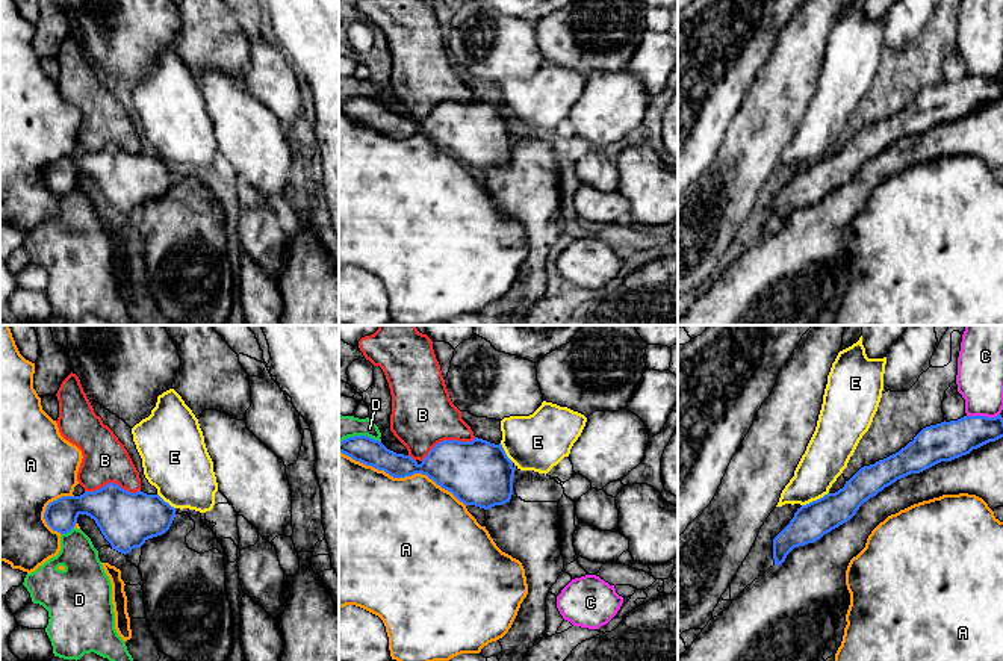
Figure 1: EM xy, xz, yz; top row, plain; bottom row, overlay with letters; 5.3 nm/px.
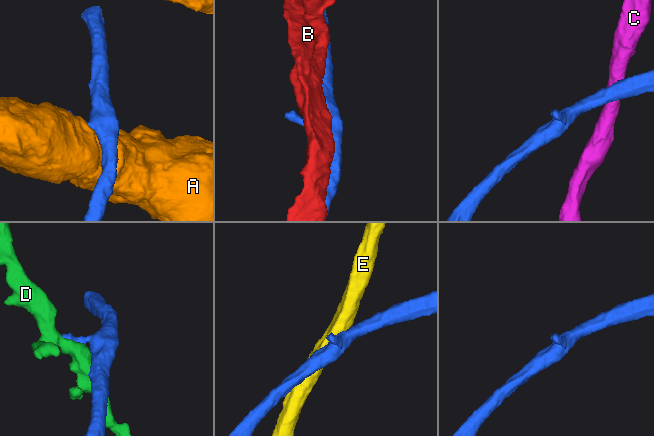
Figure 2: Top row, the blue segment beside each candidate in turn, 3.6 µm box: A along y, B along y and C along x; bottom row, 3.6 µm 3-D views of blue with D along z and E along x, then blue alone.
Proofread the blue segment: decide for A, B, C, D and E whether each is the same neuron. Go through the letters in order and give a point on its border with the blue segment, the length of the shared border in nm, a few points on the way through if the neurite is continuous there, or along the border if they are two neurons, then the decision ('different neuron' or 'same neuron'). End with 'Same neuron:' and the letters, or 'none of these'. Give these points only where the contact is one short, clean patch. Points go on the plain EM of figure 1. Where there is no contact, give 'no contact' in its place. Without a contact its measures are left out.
A: meets blue in xz at (403, 138); contact 750 nm long; different neuron
B: meets blue in xy at (112, 144); contact 300 nm long; different neuron
C: meets blue in yz at (982, 77); contact 180 nm long; border along yz (999, 74), (994, 77), (967, 77); different neuron
D: meets blue in xy at (67, 192); contact 80 nm long; different neuron
E: meets blue in yz at (814, 162); contact 160 nm long; border along yz (828, 153), (802, 167); different neuron
Same neuron: none of these

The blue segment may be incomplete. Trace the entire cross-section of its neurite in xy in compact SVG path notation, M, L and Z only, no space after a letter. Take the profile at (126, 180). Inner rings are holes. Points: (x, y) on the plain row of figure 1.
M109 144L95 153L50 163L44 180L53 192L67 195L80 175L94 180L112 210L126 216L148 200L165 195L175 178L175 169L159 156L141 151L132 154Z

